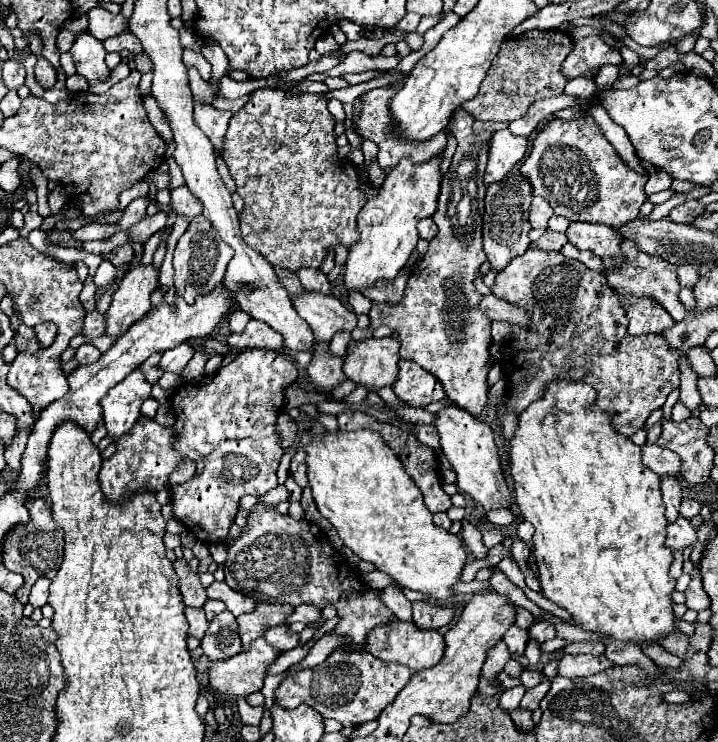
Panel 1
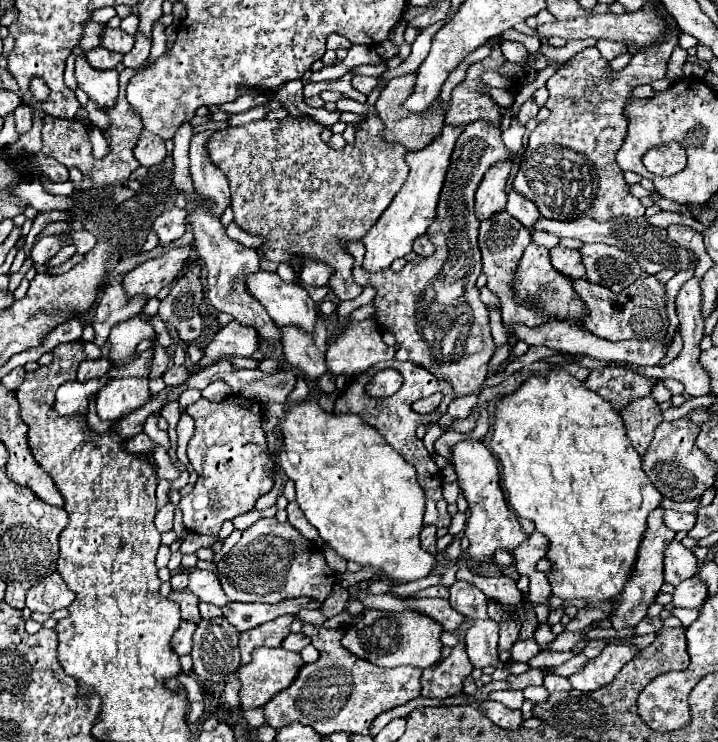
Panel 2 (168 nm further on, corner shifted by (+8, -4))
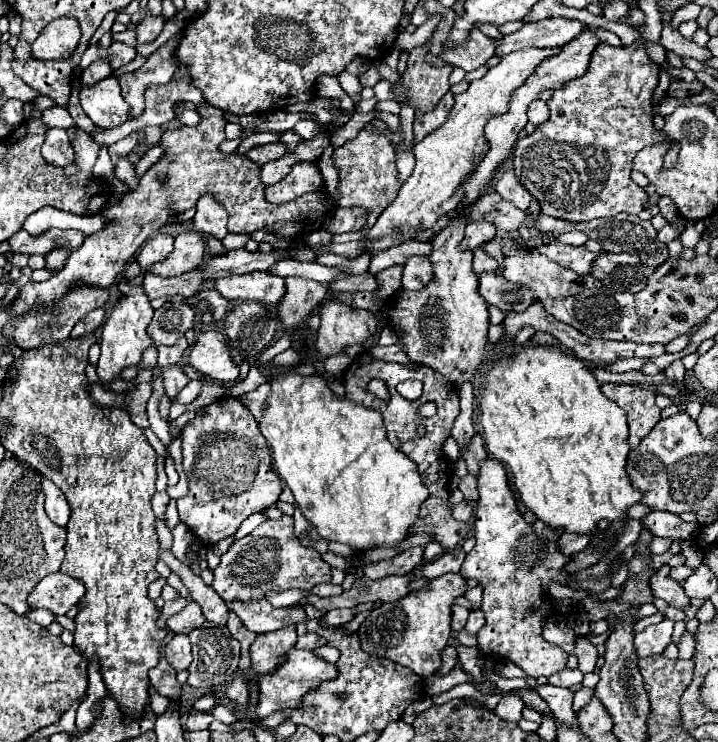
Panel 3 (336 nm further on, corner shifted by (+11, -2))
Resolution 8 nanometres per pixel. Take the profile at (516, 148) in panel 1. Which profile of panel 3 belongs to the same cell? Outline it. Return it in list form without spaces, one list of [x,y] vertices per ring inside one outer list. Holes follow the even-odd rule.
[[[479,220],[479,222],[469,222],[465,228],[465,238],[461,240],[461,250],[475,250],[483,246],[485,242],[495,238],[495,224]]]

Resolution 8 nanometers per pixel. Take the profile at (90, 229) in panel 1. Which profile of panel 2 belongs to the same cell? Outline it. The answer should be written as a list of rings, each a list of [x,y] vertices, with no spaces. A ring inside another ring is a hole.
[[[54,234],[54,236],[44,236],[34,248],[32,248],[32,258],[36,264],[46,264],[58,250],[64,246],[74,244],[74,238],[70,234]]]

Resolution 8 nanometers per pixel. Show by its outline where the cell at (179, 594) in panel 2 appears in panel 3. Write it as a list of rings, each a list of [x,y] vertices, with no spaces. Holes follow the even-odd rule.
[[[197,602],[187,604],[179,614],[171,616],[167,620],[167,628],[173,630],[175,634],[189,634],[193,628],[205,624],[205,616],[201,612],[201,608],[197,606]]]

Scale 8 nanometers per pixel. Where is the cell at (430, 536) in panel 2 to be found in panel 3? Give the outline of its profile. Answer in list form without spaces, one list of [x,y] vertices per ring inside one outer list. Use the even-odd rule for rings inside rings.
[[[421,546],[409,548],[391,560],[381,560],[381,562],[375,562],[373,566],[369,564],[365,568],[365,576],[369,580],[381,580],[381,578],[393,576],[393,574],[409,574],[411,570],[415,570],[421,564],[421,560],[423,560],[423,548]]]

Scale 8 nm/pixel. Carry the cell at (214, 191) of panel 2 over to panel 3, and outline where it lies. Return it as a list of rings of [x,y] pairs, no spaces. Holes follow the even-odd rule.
[[[205,194],[197,202],[197,214],[193,216],[193,226],[205,238],[213,236],[217,240],[223,240],[227,236],[227,212],[219,202],[215,202],[211,196]]]

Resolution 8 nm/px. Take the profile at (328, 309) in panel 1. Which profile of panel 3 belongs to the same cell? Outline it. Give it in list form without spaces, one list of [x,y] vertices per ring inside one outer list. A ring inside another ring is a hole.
[[[249,272],[215,280],[215,290],[225,300],[255,300],[277,304],[285,294],[285,280],[267,272]]]

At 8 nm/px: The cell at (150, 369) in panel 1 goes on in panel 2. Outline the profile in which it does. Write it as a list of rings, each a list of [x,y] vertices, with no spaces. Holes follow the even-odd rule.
[[[164,346],[154,348],[154,358],[152,358],[152,368],[150,368],[150,378],[158,378],[166,372],[168,368],[168,354]]]

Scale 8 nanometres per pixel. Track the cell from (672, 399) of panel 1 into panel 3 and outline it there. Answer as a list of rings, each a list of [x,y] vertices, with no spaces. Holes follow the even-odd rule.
[[[681,360],[674,361],[665,369],[666,376],[677,383],[684,380],[685,373],[686,369]]]

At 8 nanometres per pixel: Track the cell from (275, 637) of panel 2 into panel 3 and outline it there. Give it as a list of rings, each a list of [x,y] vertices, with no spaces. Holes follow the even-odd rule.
[[[285,626],[275,632],[257,634],[251,646],[251,668],[257,674],[273,674],[277,664],[285,660],[287,650],[291,650],[297,642],[295,626]]]

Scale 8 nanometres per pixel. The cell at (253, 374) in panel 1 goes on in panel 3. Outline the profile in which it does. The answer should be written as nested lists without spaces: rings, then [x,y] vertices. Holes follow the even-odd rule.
[[[221,398],[207,406],[207,416],[191,420],[183,432],[183,470],[189,478],[187,496],[177,500],[179,520],[203,542],[217,544],[231,538],[241,522],[273,506],[281,494],[281,480],[271,468],[271,454],[257,420],[237,398]]]

